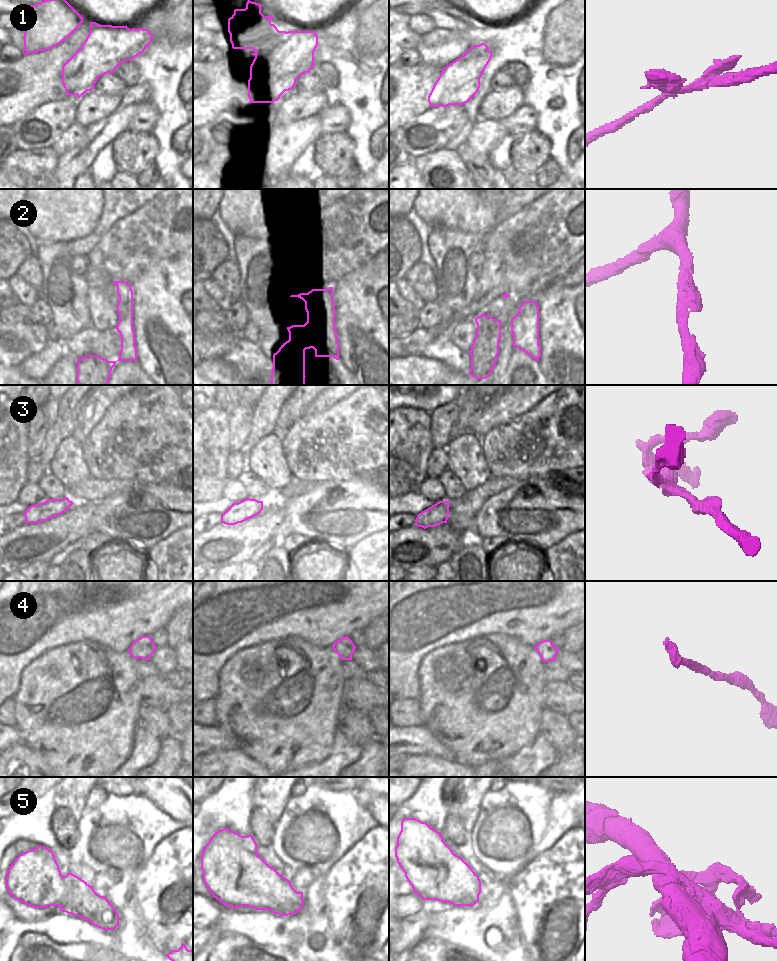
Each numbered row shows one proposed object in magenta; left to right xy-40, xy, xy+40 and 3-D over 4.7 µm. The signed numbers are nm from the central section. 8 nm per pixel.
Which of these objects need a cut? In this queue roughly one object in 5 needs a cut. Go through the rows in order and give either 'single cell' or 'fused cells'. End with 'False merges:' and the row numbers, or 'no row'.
1: fused cells
2: single cell
3: single cell
4: single cell
5: fused cells
False merges: 1, 5

